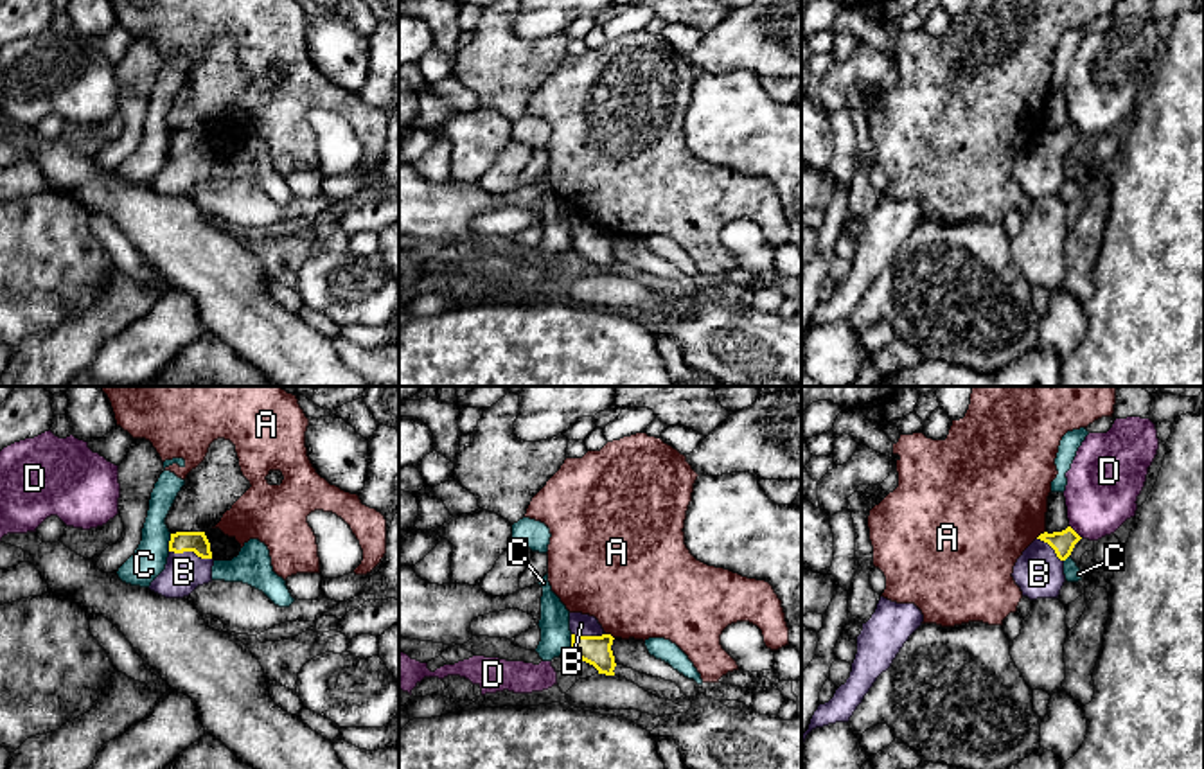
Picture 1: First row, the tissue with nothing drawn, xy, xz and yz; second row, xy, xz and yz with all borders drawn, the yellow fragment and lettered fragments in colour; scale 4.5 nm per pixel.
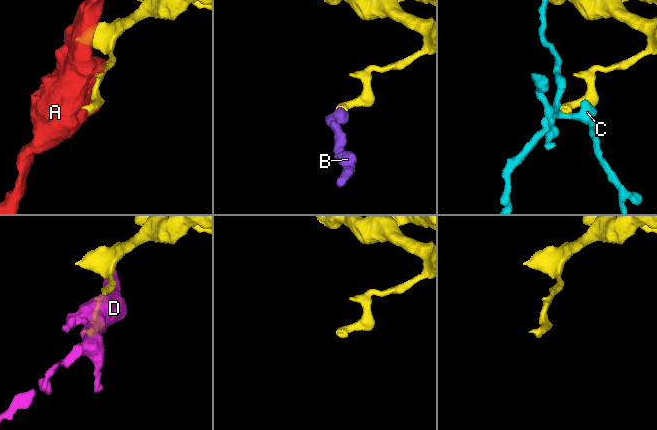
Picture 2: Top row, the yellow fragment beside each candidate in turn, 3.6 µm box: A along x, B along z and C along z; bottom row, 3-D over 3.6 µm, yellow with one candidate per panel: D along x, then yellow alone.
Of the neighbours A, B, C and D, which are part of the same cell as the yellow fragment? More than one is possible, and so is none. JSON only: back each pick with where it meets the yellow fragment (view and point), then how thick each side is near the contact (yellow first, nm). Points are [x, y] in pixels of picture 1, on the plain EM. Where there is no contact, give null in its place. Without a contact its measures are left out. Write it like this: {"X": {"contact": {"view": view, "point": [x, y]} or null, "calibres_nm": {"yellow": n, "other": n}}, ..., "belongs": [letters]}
{"B": {"contact": {"view": "xy", "point": [191, 148]}, "calibres_nm": {"yellow": 100, "other": 180}}, "belongs": ["B"]}

